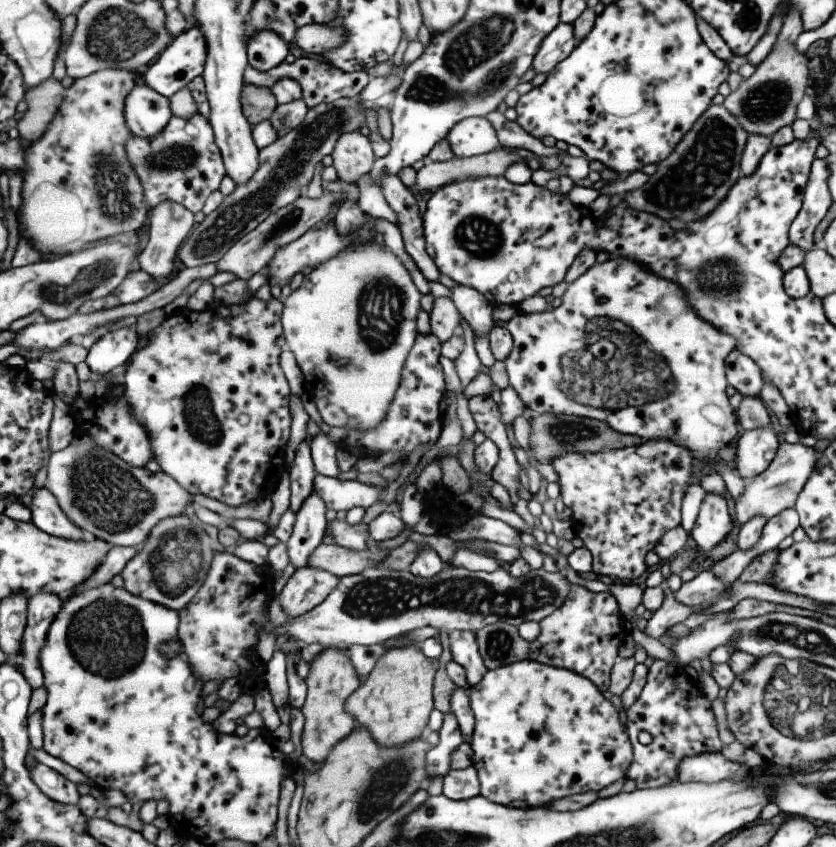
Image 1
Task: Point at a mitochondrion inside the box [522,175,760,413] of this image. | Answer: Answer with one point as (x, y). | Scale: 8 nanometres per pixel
(723, 278)

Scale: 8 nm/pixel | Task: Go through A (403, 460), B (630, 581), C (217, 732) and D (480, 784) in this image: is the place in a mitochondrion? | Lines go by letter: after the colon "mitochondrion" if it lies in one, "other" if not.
A: other
B: other
C: other
D: other

